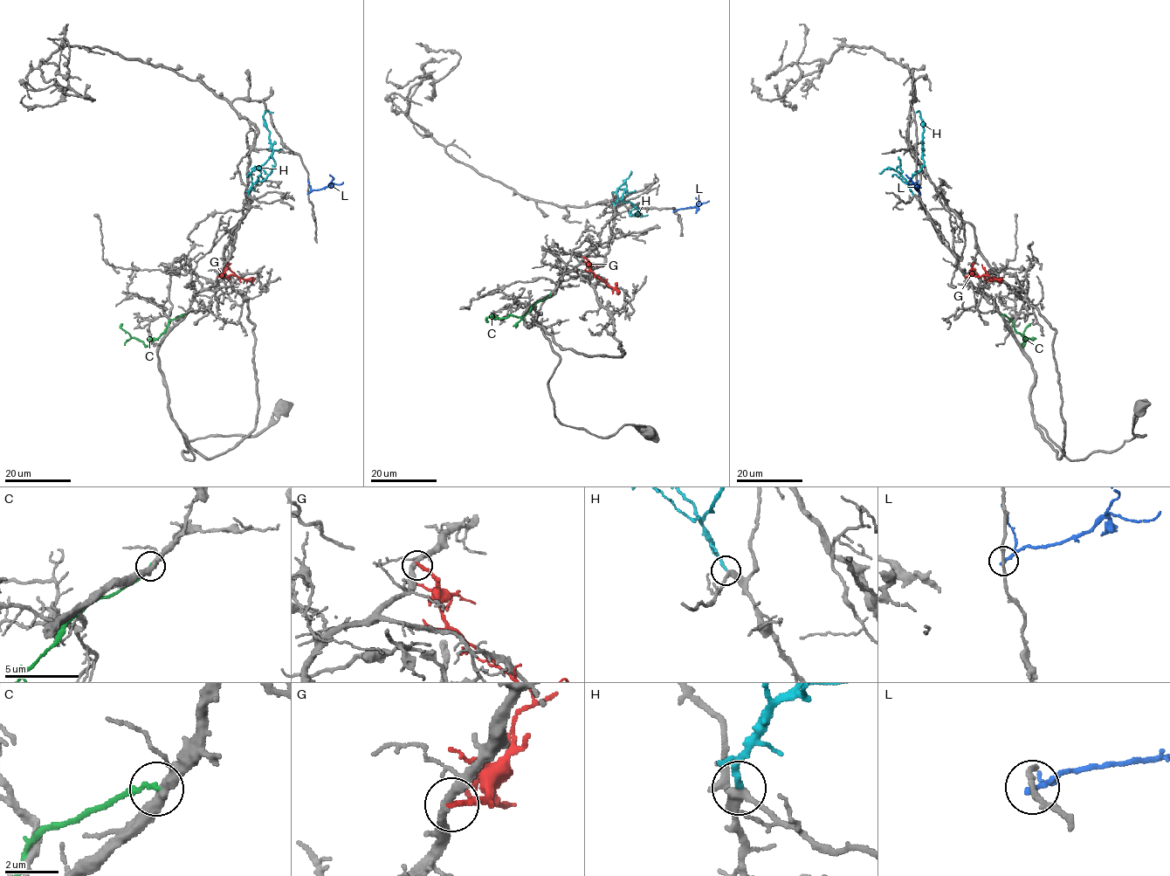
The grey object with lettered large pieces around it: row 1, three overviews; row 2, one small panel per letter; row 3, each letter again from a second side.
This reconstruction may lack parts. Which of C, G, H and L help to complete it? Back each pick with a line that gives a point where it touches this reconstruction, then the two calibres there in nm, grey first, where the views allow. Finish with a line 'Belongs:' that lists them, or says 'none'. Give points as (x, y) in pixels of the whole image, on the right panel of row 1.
H: meets grey at (913, 195); 320 nm thick on the grey side, 190 nm on the other
Belongs: H

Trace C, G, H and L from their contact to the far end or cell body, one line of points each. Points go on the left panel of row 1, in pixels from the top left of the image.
C: (184, 314), (172, 319), (165, 330), (147, 345), (120, 327), (122, 324)
G: (217, 277), (253, 278)
H: (248, 195), (252, 184), (262, 182), (275, 165), (263, 115), (265, 111), (273, 113)
L: (308, 193), (325, 189), (330, 182), (342, 182)

